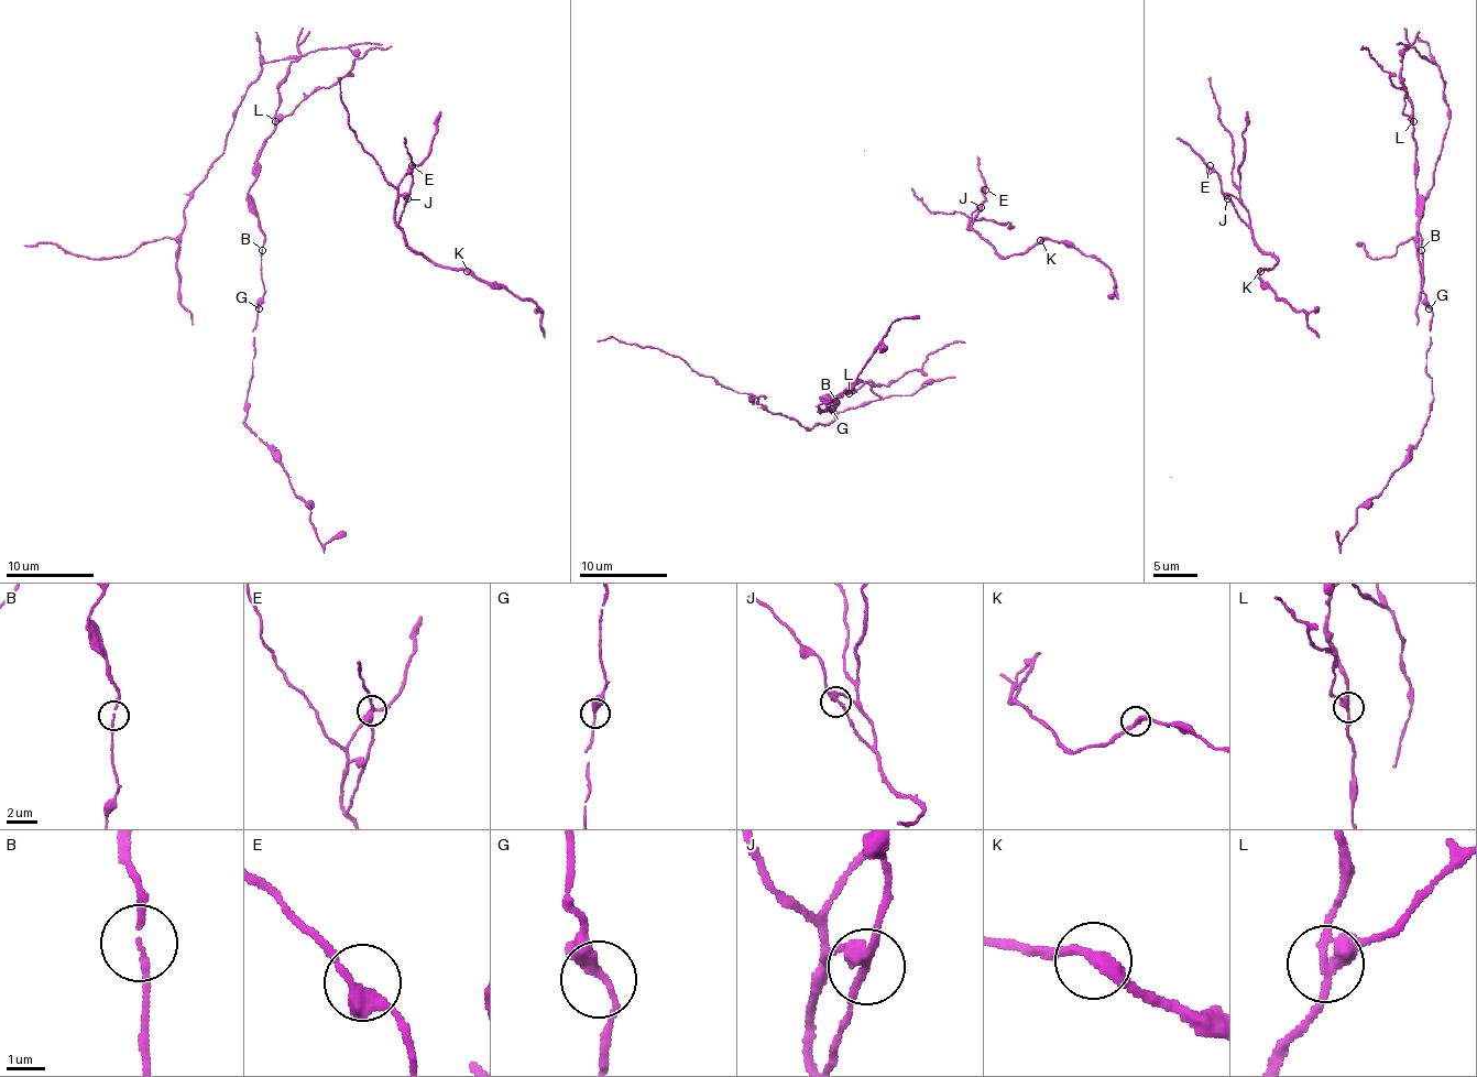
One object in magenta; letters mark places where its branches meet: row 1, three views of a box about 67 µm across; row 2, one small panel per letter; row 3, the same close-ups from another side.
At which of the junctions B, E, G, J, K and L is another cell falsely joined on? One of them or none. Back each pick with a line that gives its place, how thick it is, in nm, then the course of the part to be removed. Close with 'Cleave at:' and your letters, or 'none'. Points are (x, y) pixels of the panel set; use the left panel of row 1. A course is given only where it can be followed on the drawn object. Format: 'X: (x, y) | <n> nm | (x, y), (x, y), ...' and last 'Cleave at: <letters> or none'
L: (275, 121) | 280 nm | (276, 121), (279, 86), (304, 43), (306, 54), (263, 65), (175, 238), (105, 258), (23, 245)
Cleave at: L

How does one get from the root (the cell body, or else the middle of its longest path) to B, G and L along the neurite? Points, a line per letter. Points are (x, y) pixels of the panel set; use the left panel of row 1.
B: (267, 139), (259, 159), (259, 176), (250, 189), (250, 207), (256, 214), (259, 229), (265, 238), (263, 249)
G: (267, 139), (259, 159), (259, 176), (250, 189), (250, 207), (265, 238), (261, 253), (265, 293), (259, 308)
L: (267, 139), (276, 121)

